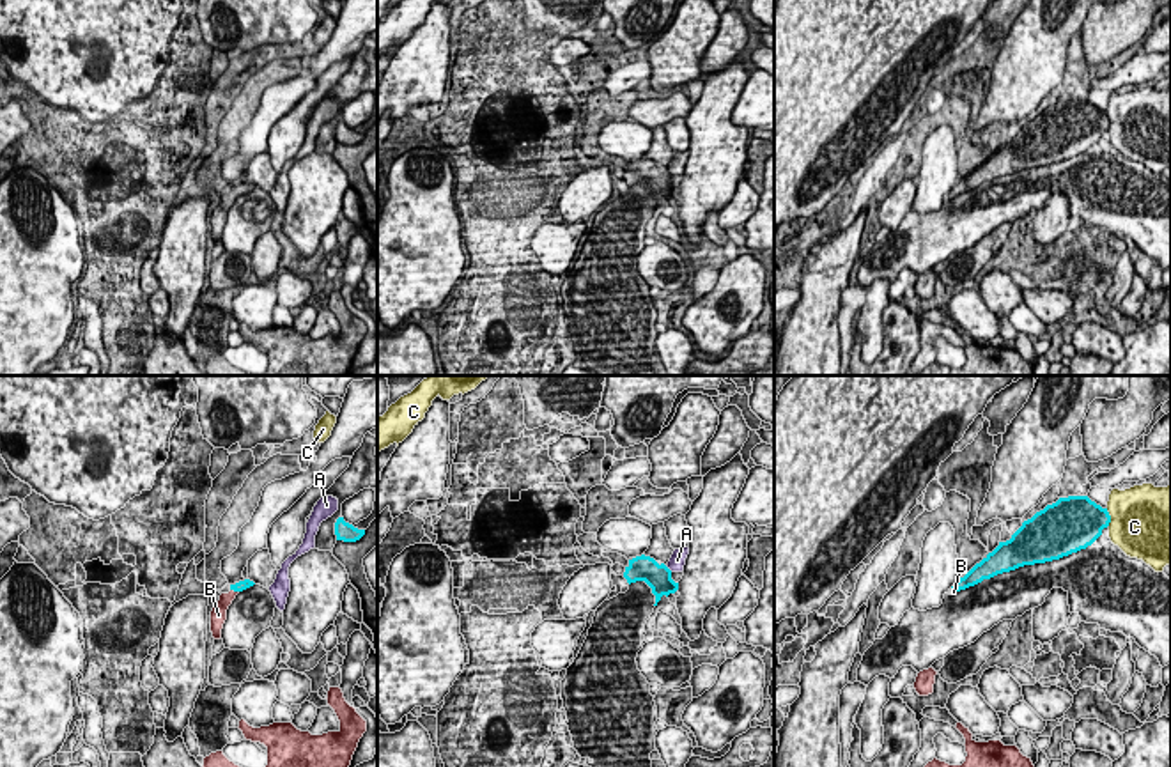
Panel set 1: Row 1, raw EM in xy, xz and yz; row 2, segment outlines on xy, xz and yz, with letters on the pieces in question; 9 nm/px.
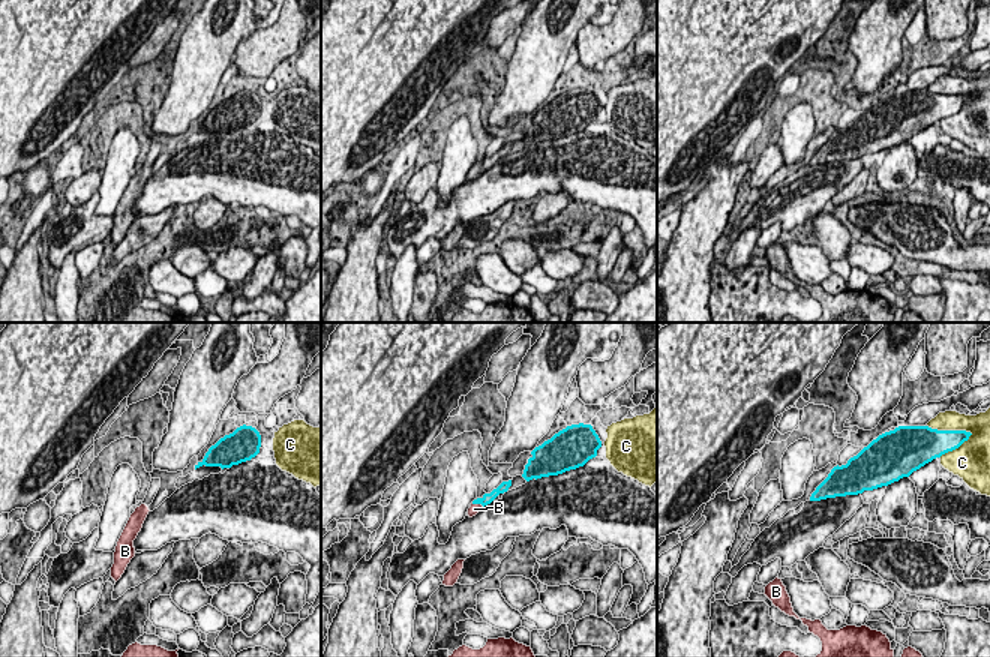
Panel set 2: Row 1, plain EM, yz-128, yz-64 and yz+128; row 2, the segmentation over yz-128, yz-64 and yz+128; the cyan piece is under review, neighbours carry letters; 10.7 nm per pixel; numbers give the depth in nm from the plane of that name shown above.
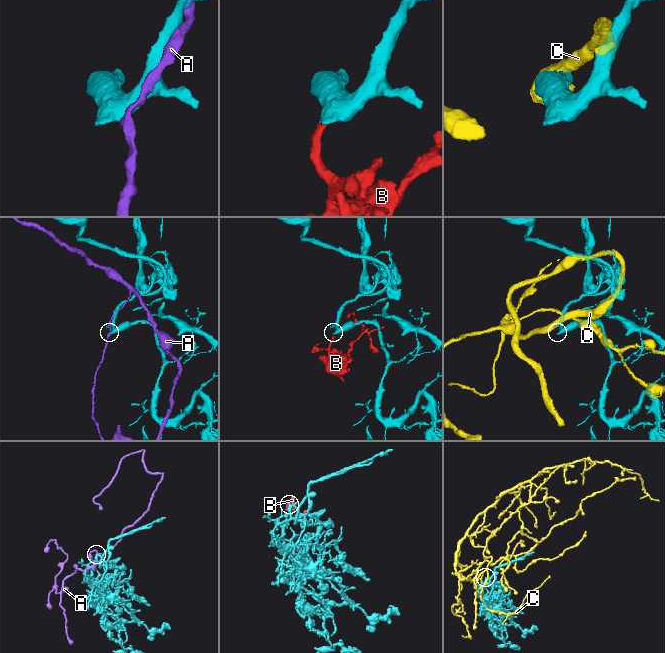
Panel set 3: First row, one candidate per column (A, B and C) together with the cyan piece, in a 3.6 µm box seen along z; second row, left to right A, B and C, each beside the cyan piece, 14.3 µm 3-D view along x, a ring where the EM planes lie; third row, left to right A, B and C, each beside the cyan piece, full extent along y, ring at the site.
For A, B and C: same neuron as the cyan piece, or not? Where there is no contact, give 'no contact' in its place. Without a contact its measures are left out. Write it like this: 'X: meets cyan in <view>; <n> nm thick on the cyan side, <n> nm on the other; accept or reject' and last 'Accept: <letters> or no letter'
A: meets cyan in xz; 220 nm thick on the cyan side, 140 nm on the other; reject
B: meets cyan in xy; 90 nm thick on the cyan side, 130 nm on the other; accept
C: meets cyan in yz; 380 nm thick on the cyan side, 480 nm on the other; reject
Accept: B

